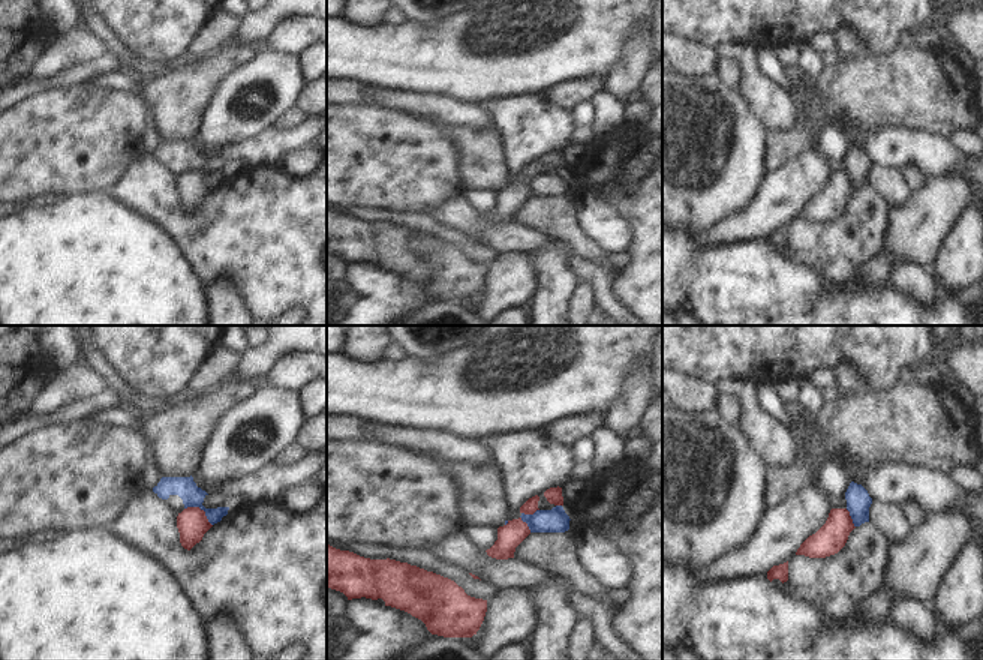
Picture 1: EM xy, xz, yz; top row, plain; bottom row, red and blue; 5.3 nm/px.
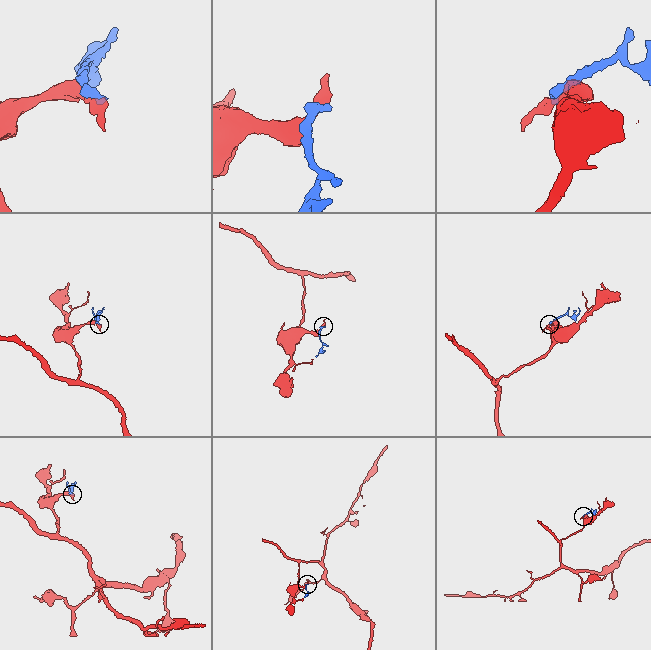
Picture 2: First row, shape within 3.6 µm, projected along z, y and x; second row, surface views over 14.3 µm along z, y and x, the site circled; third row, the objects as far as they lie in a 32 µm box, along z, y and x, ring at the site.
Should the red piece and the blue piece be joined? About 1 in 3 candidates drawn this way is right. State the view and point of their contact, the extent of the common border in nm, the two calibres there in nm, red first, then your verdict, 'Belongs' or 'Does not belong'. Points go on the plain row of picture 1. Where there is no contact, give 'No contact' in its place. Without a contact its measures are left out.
Touches red at xy (200, 173). Shared border 180 nm. Thickness 170 nm (red) against 120 nm. Does not belong.

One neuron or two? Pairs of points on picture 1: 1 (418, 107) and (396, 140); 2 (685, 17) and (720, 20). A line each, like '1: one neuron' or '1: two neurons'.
1: two neurons
2: one neuron

